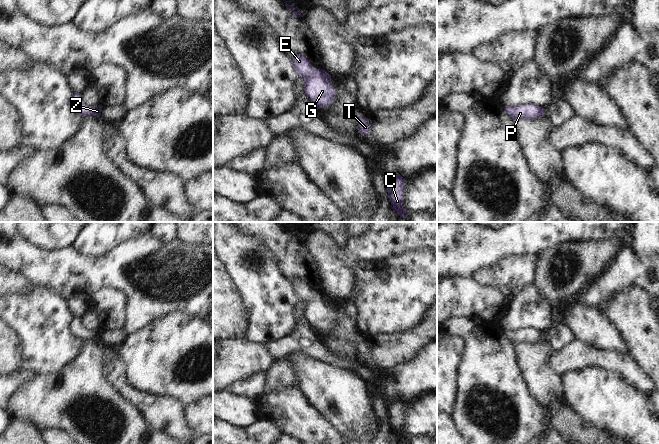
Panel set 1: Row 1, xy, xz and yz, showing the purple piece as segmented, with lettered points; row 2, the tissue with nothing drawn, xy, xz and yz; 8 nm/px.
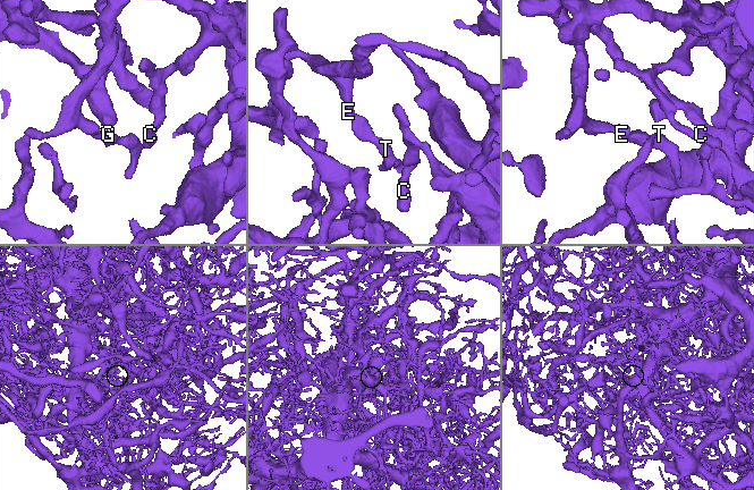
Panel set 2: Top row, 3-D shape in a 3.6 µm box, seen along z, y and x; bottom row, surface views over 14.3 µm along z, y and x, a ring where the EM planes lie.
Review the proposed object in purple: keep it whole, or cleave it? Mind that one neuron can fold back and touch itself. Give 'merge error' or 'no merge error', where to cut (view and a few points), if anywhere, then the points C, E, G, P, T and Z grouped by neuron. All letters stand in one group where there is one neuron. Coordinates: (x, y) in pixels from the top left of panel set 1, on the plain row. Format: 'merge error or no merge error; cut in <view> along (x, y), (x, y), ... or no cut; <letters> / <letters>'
no merge error; no cut; C E G P T Z

